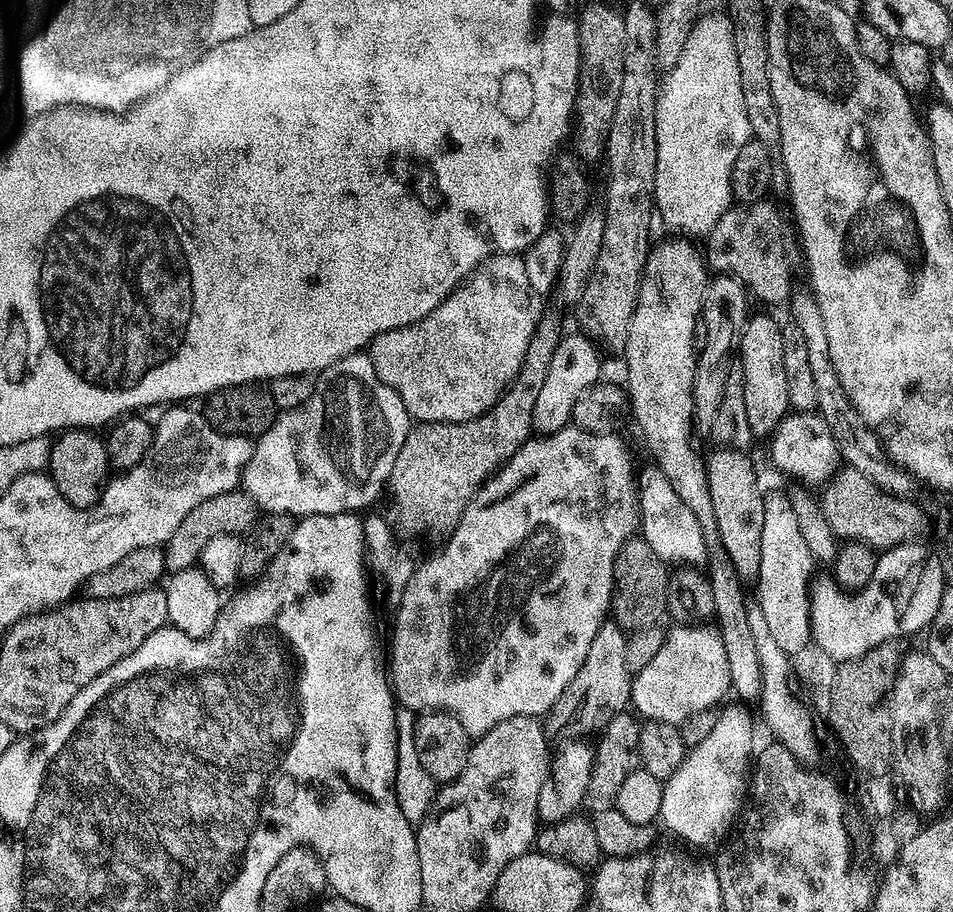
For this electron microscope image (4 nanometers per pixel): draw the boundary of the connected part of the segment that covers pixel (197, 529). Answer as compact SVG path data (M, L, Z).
M237 490L220 494L194 506L182 522L178 522L178 530L163 545L164 567L169 573L181 572L187 568L193 567L199 561L200 551L210 542L210 538L215 536L233 536L235 538L243 537L245 534L253 531L258 519L258 509L254 498L249 492Z

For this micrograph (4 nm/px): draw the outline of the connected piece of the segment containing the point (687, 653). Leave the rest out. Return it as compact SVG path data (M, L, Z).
M676 628L665 635L654 662L632 676L630 704L645 721L679 726L690 714L717 707L730 689L730 669L721 633L708 628Z

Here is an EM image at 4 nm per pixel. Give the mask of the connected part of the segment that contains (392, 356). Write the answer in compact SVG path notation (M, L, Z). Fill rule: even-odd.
M516 254L493 255L485 260L469 279L456 288L426 318L422 318L410 326L402 326L398 330L383 332L382 335L374 337L370 345L374 370L383 384L390 386L390 390L394 390L398 394L398 398L402 398L402 402L413 421L422 424L457 424L474 419L476 416L481 416L488 408L495 406L497 398L508 389L508 385L518 374L523 359L526 357L526 348L530 345L531 335L534 334L542 317L540 304L542 304L541 297L532 292L529 279L526 278L526 266L523 265L521 257Z

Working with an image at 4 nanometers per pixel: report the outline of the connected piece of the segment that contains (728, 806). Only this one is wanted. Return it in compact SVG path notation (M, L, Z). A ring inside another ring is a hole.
M725 707L713 732L698 742L698 746L687 749L682 766L678 766L665 783L660 811L662 824L674 835L681 836L685 840L683 843L693 849L715 849L731 830L736 811L743 804L745 807L746 793L750 788L746 777L753 756L752 722L747 712L742 708Z

